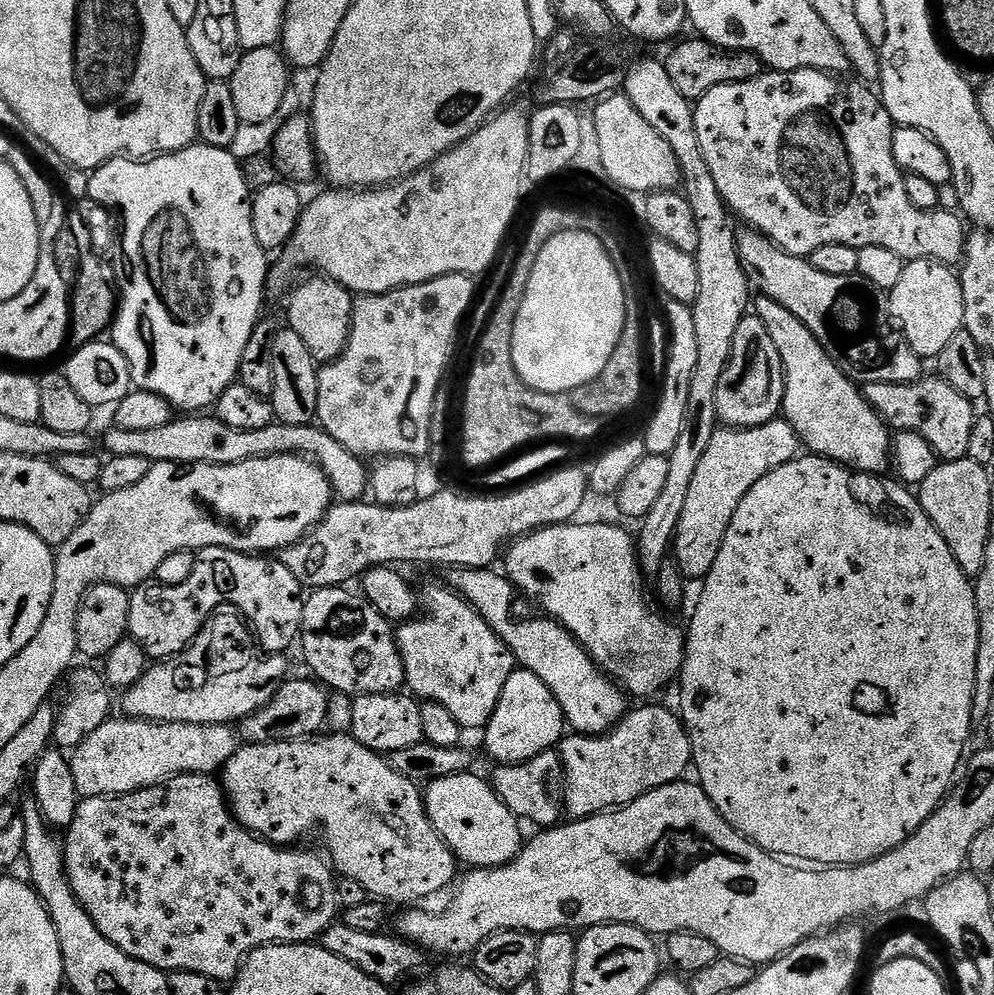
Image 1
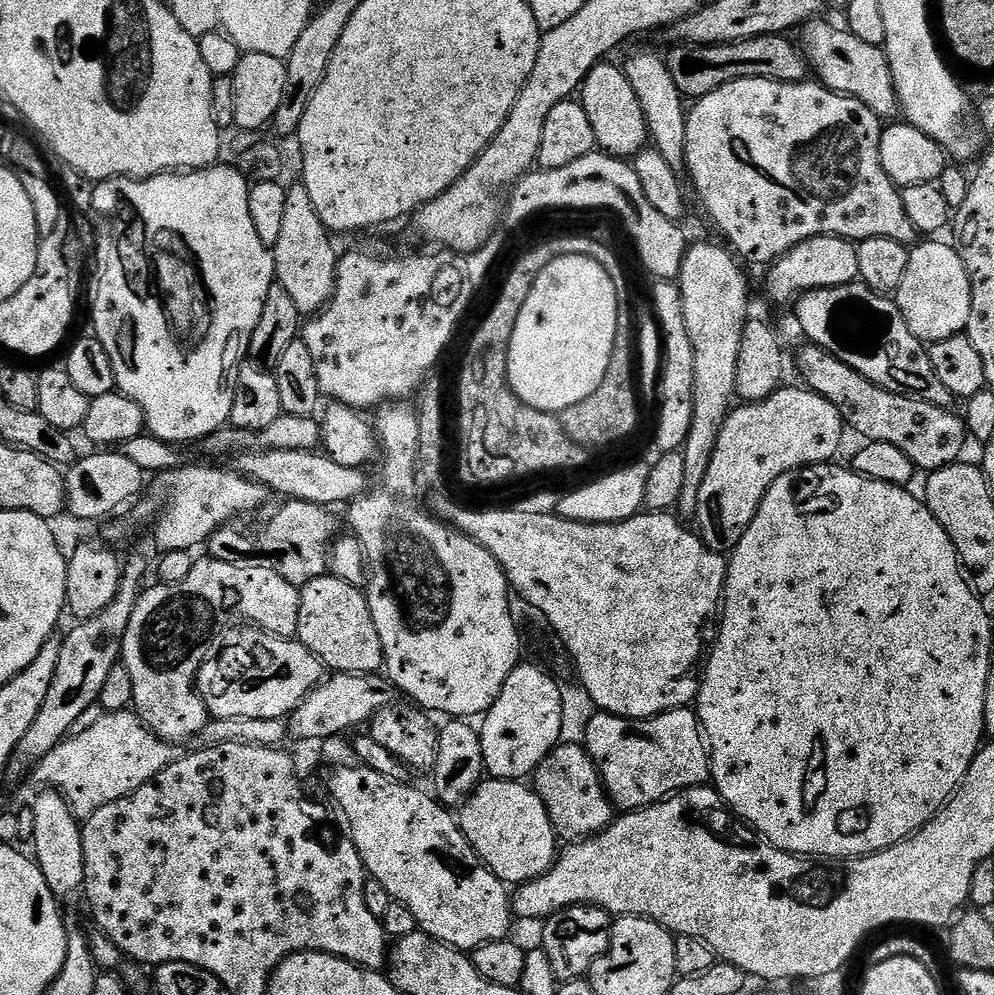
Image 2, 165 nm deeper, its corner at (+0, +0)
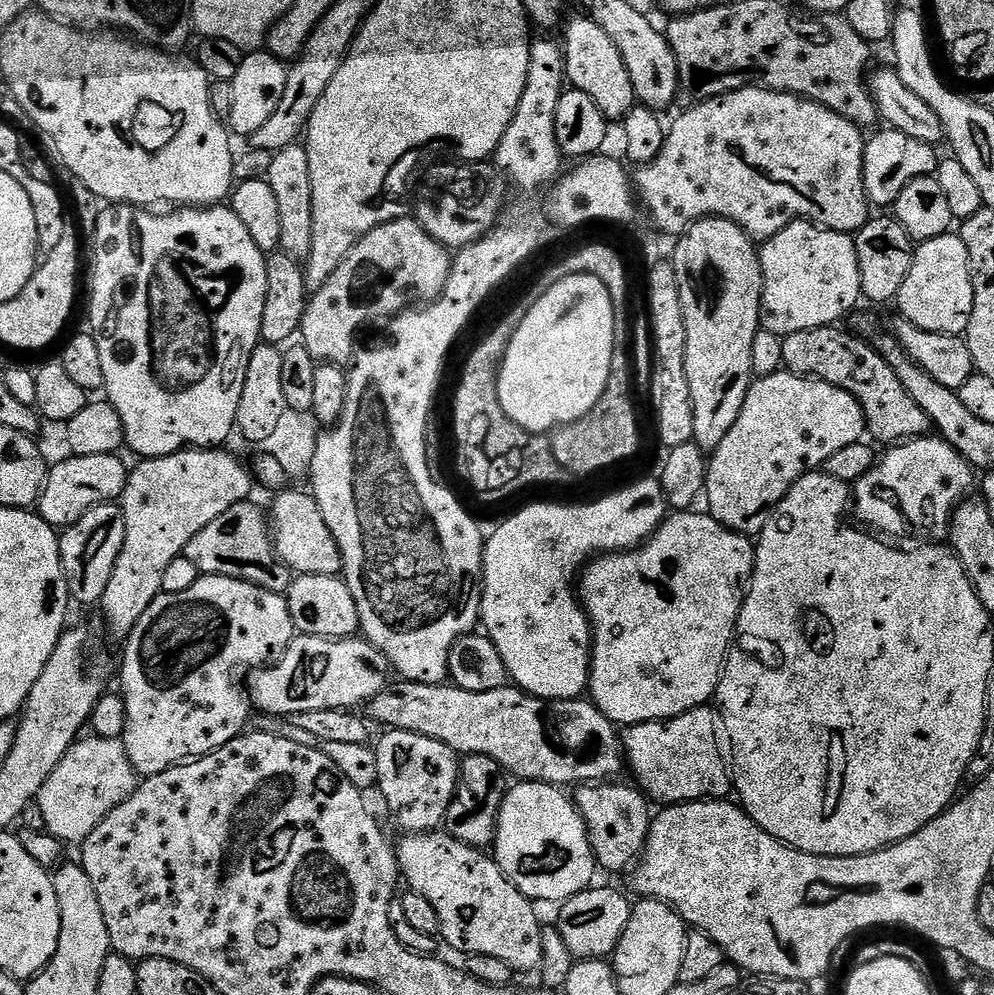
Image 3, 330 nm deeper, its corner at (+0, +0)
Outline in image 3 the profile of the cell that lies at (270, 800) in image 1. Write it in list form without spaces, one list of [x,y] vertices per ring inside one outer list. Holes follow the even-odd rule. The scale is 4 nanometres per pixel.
[[[437,830],[423,834],[408,834],[396,848],[396,860],[400,863],[403,883],[422,898],[434,902],[434,911],[438,913],[440,936],[443,943],[457,948],[463,954],[486,954],[490,958],[502,958],[517,973],[535,973],[542,962],[542,921],[536,917],[533,901],[515,888],[504,876],[503,870],[496,865],[491,855],[481,849],[471,848],[458,842],[447,831]]]

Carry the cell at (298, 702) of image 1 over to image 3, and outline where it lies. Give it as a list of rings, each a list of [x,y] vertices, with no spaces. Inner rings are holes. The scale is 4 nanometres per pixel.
[[[396,682],[378,693],[372,701],[367,705],[367,715],[373,721],[377,720],[383,727],[388,730],[398,732],[413,732],[414,734],[422,734],[426,738],[434,738],[438,742],[442,742],[446,746],[450,746],[453,752],[463,754],[465,757],[472,755],[486,755],[494,759],[504,769],[505,773],[516,775],[515,779],[520,782],[543,782],[546,784],[554,784],[557,786],[568,786],[564,784],[572,784],[571,786],[579,786],[582,784],[595,784],[597,782],[608,782],[620,772],[620,767],[625,767],[626,761],[622,755],[622,740],[618,735],[617,725],[607,720],[604,715],[596,708],[596,705],[587,699],[578,700],[539,700],[537,696],[529,696],[527,692],[521,692],[515,686],[505,686],[498,690],[486,690],[485,692],[471,692],[470,690],[462,690],[453,686],[451,683],[442,684],[413,684],[411,682]]]

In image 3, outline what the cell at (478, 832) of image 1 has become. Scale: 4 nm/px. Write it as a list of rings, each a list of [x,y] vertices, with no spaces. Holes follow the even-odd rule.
[[[516,782],[504,795],[500,813],[496,819],[496,839],[494,841],[494,859],[496,865],[504,872],[506,879],[512,883],[522,895],[533,902],[545,900],[553,906],[574,898],[580,892],[593,887],[592,880],[598,873],[596,856],[592,853],[592,843],[583,818],[576,810],[569,793],[557,785],[543,782]]]

